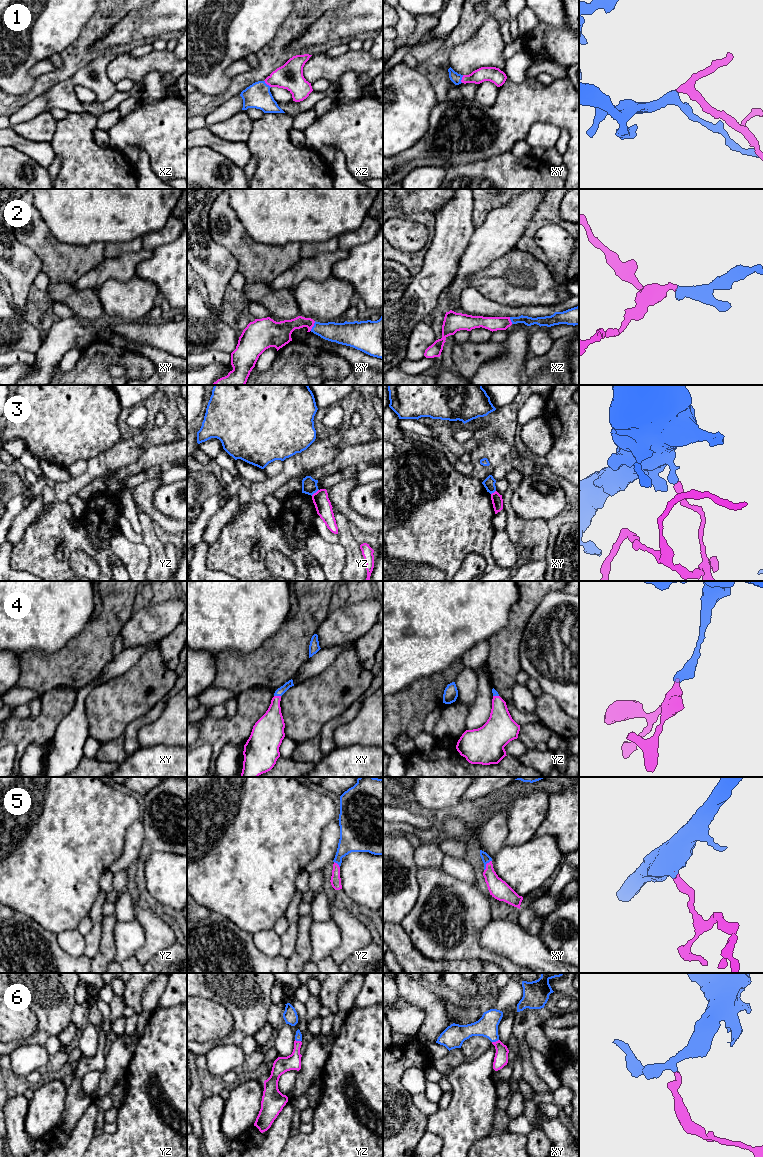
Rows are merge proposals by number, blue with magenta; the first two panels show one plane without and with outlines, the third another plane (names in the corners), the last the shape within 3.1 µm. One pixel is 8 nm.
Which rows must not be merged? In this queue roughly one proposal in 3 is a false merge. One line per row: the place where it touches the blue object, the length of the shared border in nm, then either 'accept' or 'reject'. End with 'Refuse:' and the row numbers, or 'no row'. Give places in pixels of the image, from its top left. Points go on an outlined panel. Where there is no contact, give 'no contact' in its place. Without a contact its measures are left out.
1: meets blue in xz at (266, 84); contact 80 nm long; accept
2: meets blue in xy at (313, 326); contact 90 nm long; accept
3: meets blue in yz at (314, 492); contact 80 nm long; reject
4: meets blue in xy at (277, 695); contact 60 nm long; accept
5: meets blue in xy at (485, 865); contact 110 nm long; accept
6: meets blue in xy at (495, 1041); contact 60 nm long; accept
Refuse: 3

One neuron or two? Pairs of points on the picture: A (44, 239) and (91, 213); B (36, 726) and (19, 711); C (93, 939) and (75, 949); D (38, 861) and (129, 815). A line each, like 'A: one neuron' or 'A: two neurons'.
A: two neurons
B: two neurons
C: two neurons
D: one neuron

